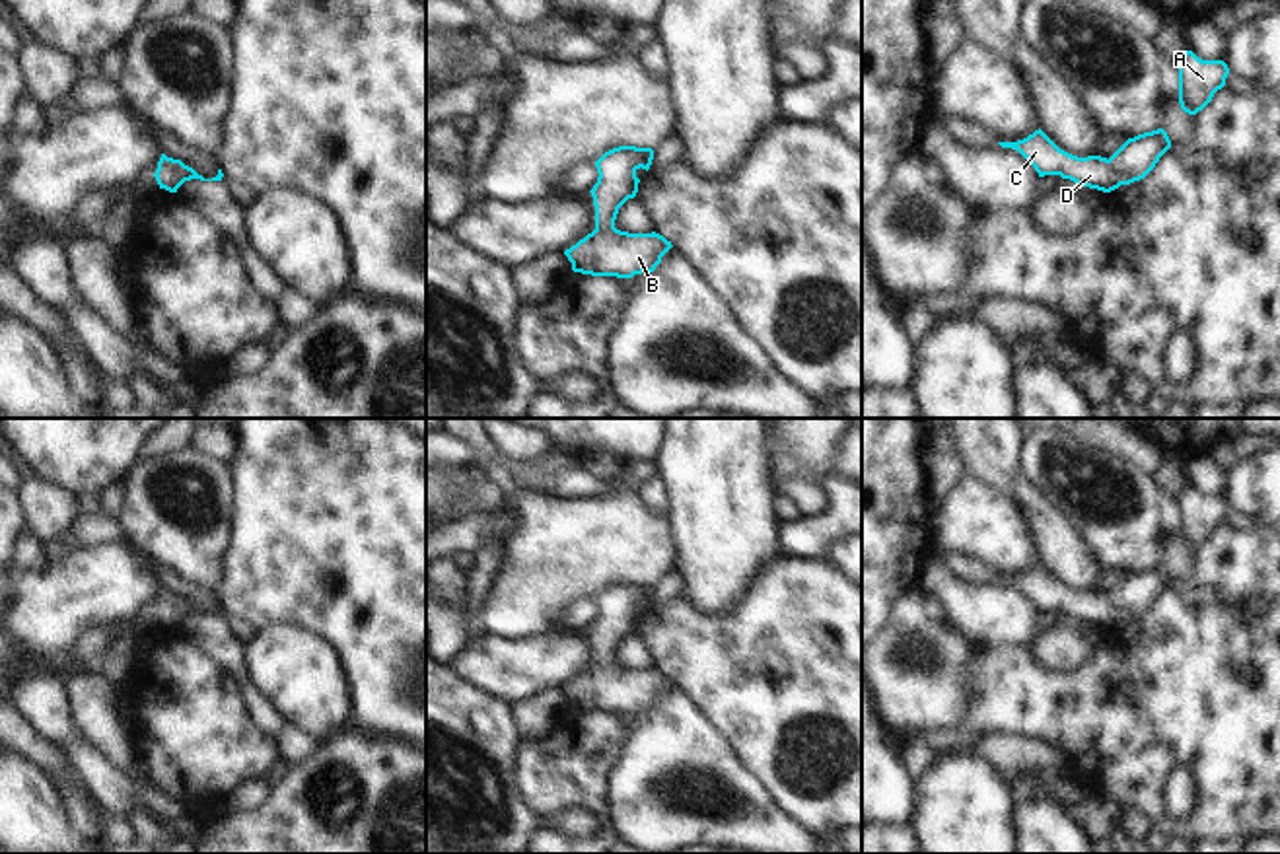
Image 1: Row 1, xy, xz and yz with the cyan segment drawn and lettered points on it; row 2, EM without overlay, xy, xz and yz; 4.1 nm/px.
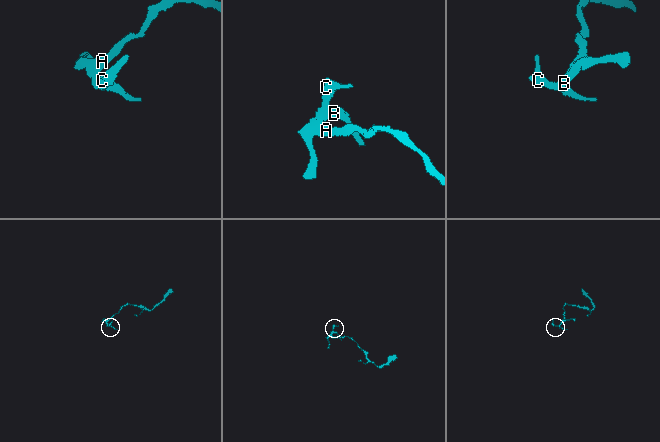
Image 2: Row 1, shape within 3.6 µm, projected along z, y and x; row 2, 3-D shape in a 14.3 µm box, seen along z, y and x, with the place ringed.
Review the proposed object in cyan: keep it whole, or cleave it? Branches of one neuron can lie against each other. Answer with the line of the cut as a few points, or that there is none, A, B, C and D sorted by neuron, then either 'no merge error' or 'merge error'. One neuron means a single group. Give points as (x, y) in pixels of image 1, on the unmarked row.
cut none; groups A B C D; no merge error

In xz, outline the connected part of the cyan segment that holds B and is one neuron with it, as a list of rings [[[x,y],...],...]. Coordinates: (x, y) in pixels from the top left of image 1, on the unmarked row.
[[[619,582],[595,597],[599,613],[589,626],[595,642],[595,665],[564,687],[574,708],[632,714],[654,708],[673,683],[656,667],[628,669],[615,663],[619,644],[638,628],[636,607],[640,603],[648,607],[652,595],[652,584]]]

